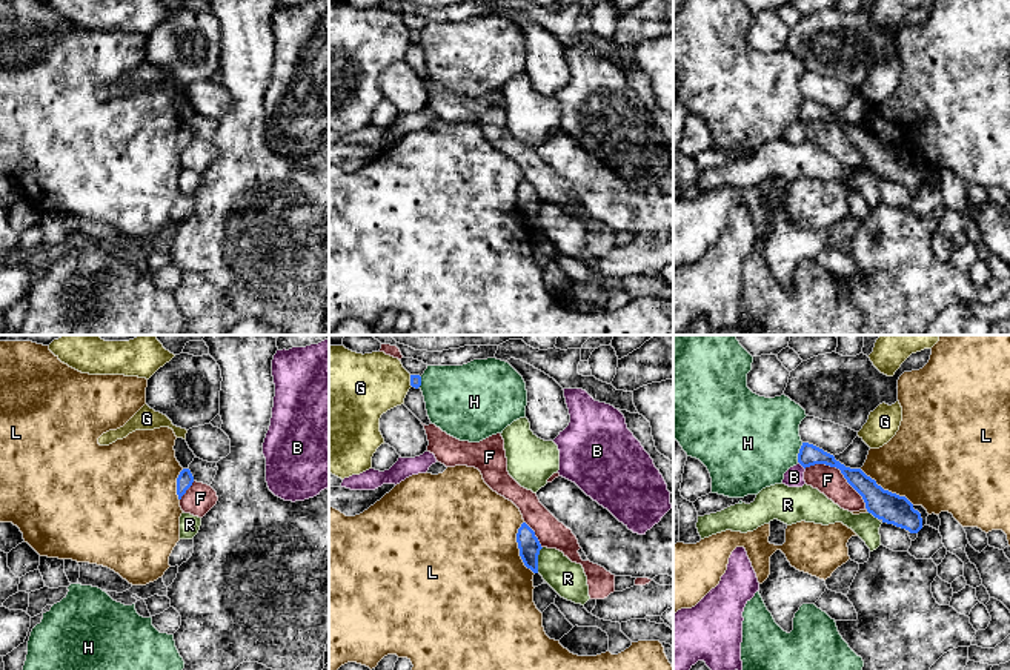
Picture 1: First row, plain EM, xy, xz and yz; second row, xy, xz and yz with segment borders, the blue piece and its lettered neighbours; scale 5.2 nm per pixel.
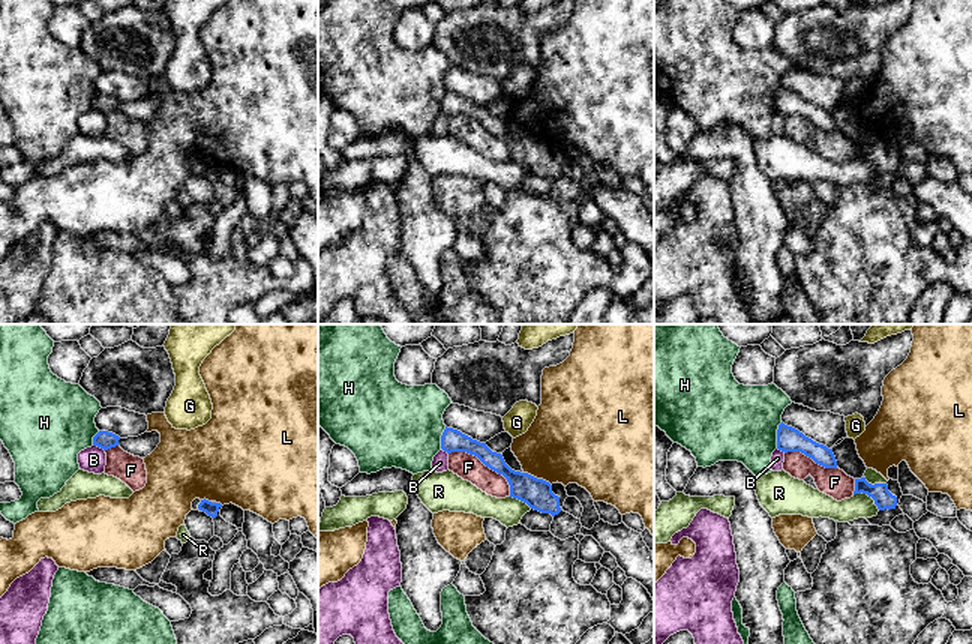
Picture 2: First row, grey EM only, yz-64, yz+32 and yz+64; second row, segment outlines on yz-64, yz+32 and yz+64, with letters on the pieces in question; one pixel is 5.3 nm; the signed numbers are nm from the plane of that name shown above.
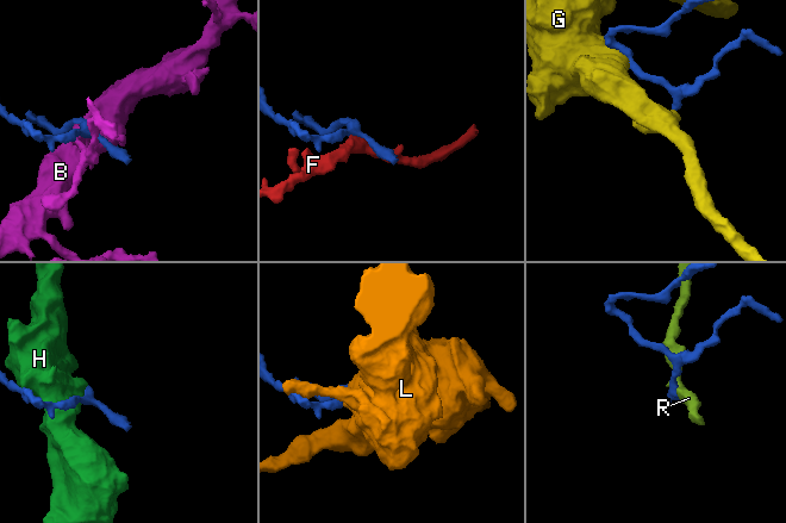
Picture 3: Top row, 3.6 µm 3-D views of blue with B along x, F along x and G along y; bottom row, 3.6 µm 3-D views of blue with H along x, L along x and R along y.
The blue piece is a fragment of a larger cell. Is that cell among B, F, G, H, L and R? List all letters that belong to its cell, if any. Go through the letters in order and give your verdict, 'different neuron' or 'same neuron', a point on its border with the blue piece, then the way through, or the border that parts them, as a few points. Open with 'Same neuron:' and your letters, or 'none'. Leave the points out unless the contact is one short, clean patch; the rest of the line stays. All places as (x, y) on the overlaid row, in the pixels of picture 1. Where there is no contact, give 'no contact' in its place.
Same neuron: none
B: different neuron; contact yz (801, 464)
F: different neuron; contact yz (841, 472)
G: different neuron; contact xz (411, 381); border xz (409, 375), (412, 386)
H: different neuron; contact yz (800, 452)
L: different neuron; contact yz (887, 490)
R: different neuron; contact xz (537, 560); border xz (543, 547), (538, 555), (537, 572)

